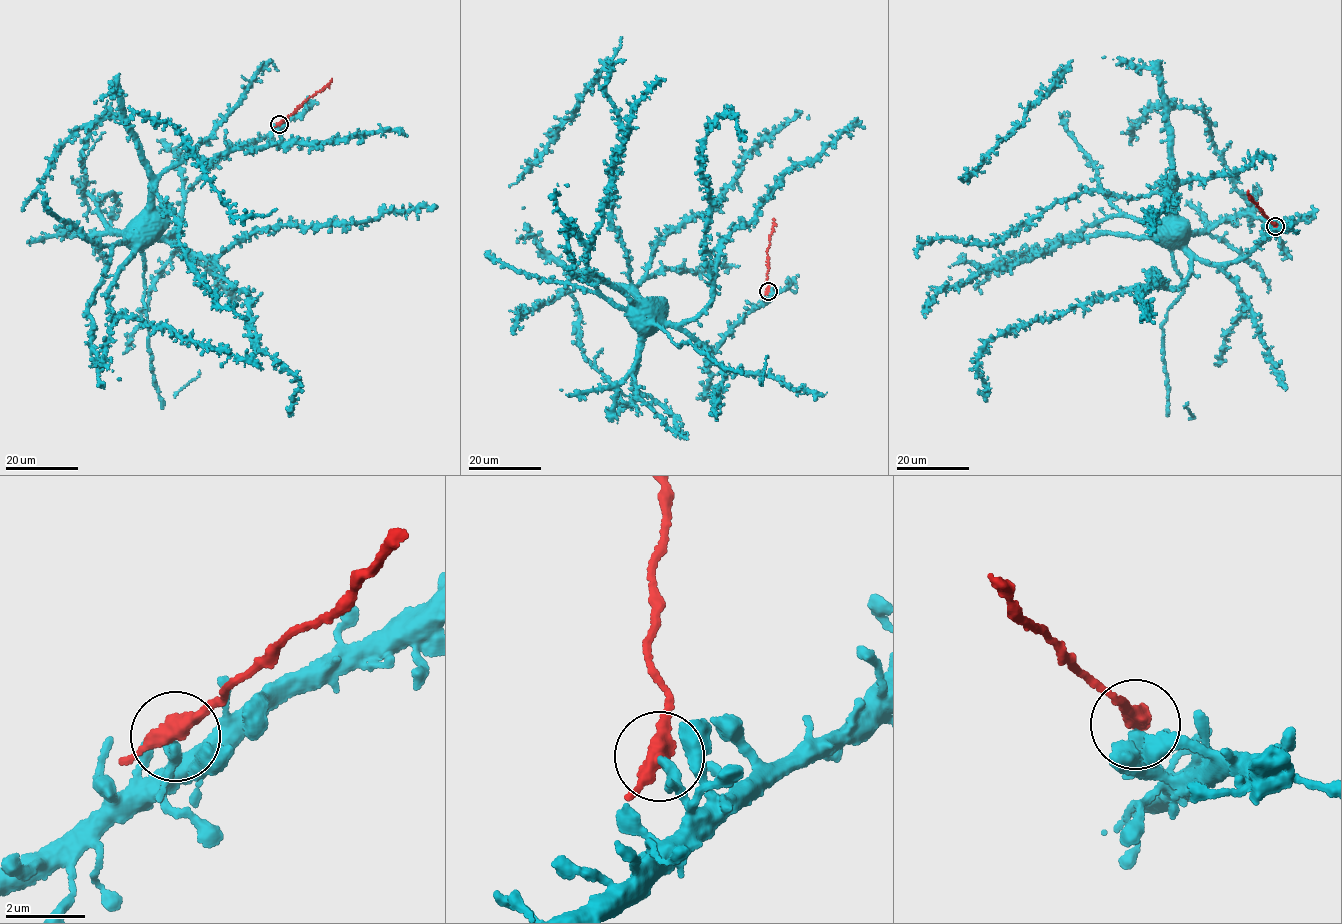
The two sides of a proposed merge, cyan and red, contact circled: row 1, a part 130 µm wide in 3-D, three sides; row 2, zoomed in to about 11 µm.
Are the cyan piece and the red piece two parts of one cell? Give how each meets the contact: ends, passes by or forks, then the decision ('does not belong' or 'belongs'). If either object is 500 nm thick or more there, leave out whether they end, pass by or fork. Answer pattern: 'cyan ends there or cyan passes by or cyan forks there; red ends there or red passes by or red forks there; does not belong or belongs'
cyan ends there; red passes by; does not belong

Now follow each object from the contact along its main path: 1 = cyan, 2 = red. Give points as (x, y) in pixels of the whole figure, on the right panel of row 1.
1: (1275, 226), (1279, 231), (1269, 226), (1254, 250), (1219, 263), (1161, 244), (1155, 239), (1158, 237)
2: (1275, 226), (1247, 191)

